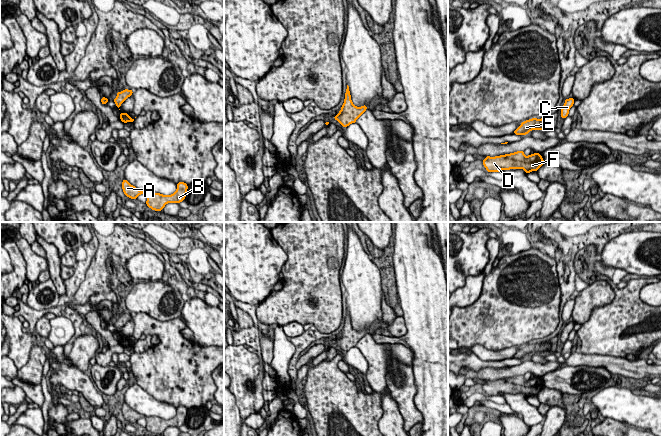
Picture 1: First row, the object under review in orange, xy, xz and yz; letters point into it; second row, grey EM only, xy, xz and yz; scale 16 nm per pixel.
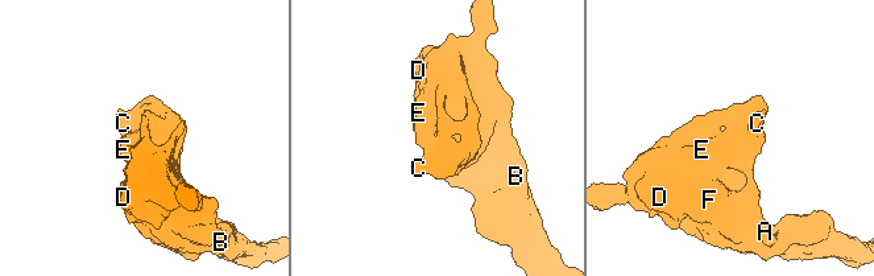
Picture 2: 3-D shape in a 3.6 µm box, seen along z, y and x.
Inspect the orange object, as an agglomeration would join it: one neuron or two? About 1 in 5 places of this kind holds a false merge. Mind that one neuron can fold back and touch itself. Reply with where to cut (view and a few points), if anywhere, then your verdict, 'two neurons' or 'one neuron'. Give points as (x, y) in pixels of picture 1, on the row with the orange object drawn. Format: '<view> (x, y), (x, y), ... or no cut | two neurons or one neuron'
no cut | one neuron

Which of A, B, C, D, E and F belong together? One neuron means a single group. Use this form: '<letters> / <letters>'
A B C D E F

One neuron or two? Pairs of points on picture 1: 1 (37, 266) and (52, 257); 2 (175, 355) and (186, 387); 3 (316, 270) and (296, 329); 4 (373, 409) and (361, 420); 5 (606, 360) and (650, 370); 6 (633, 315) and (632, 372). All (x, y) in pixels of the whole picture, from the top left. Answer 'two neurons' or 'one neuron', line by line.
1: two neurons
2: one neuron
3: two neurons
4: one neuron
5: one neuron
6: two neurons

